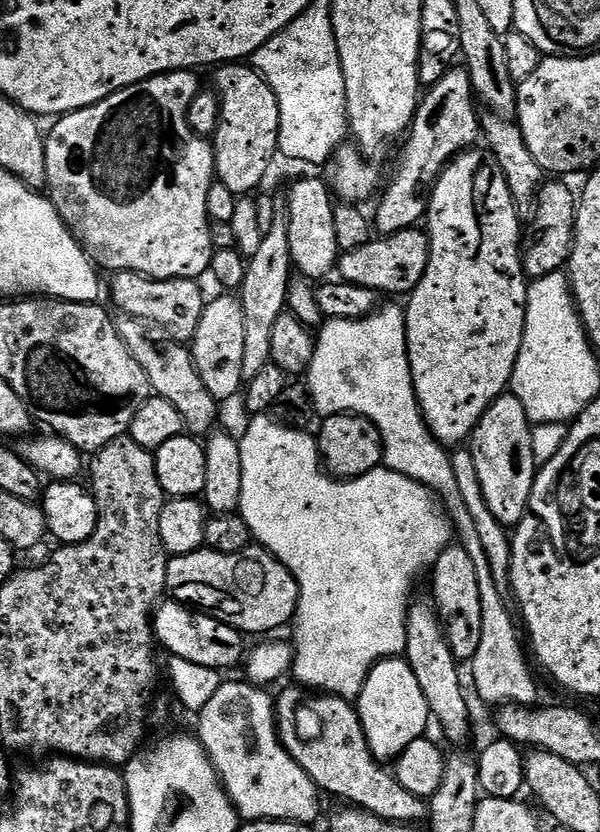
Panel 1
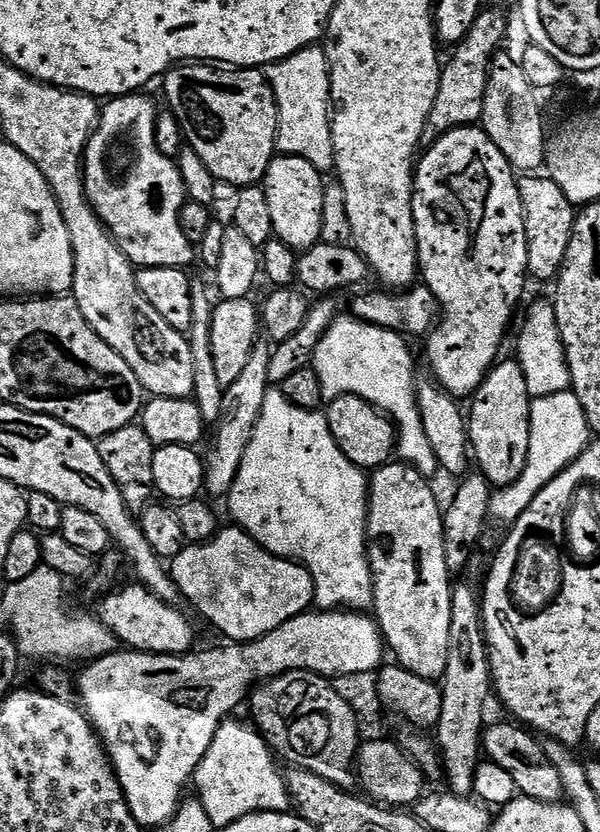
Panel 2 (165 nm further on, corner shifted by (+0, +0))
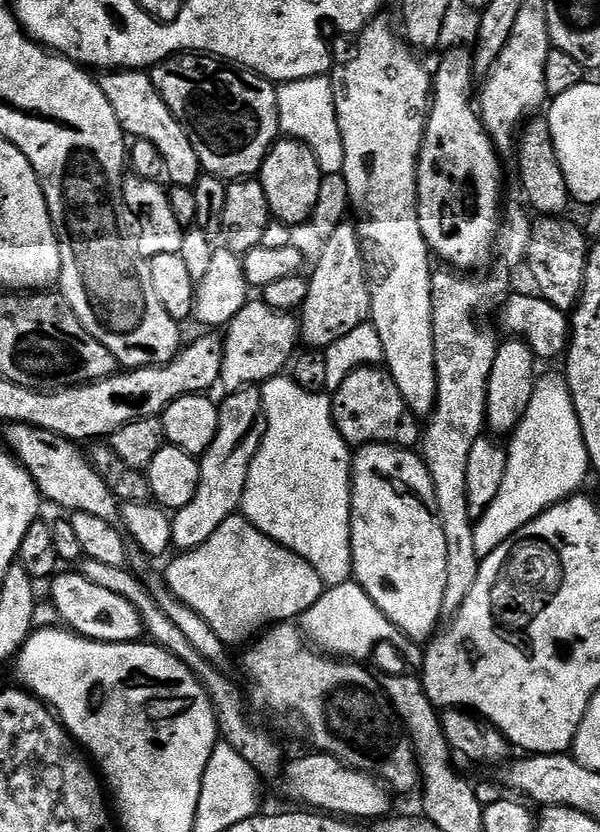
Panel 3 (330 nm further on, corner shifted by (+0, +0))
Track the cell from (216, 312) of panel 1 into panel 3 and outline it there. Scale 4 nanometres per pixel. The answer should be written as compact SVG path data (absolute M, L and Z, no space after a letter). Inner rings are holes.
M260 298L249 299L248 305L238 310L236 317L227 324L227 332L228 336L223 339L220 384L226 386L228 392L238 392L241 388L260 386L266 380L273 380L289 367L298 352L296 344L300 340L300 326L297 317L286 312L275 312Z

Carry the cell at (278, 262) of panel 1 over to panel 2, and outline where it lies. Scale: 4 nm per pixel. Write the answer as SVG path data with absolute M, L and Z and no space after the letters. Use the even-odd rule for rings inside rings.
M257 342L250 354L250 362L246 362L246 370L242 370L242 375L230 387L224 389L222 418L215 427L216 442L212 446L212 457L207 457L204 470L204 492L209 497L227 497L234 486L236 475L242 466L242 458L250 446L250 438L254 434L256 423L262 414L262 406L266 402L266 394L270 387L268 379L272 350L271 343Z

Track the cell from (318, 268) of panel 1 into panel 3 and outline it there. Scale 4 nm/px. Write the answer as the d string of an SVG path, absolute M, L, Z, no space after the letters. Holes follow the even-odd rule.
M291 138L277 139L268 151L268 157L260 167L258 179L266 190L268 208L279 223L297 226L311 221L314 202L318 202L318 186L321 178L320 167L314 154L306 145Z

